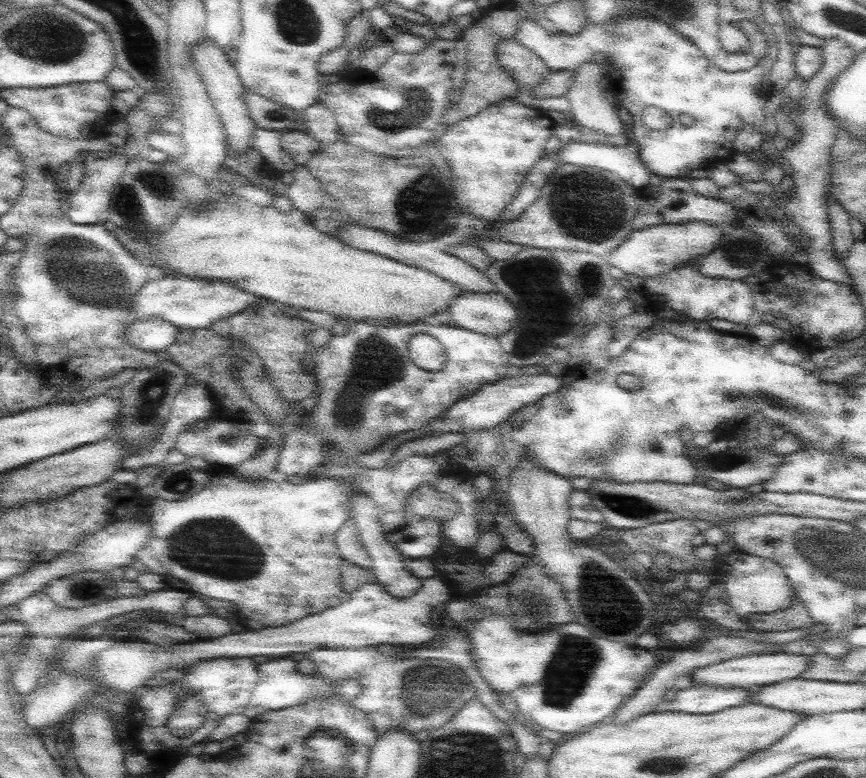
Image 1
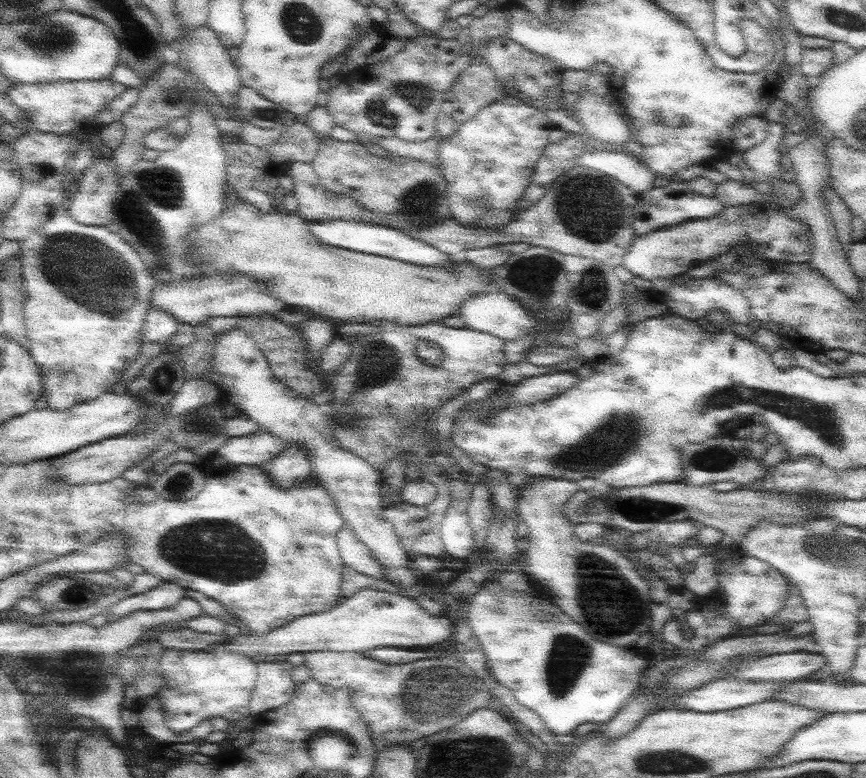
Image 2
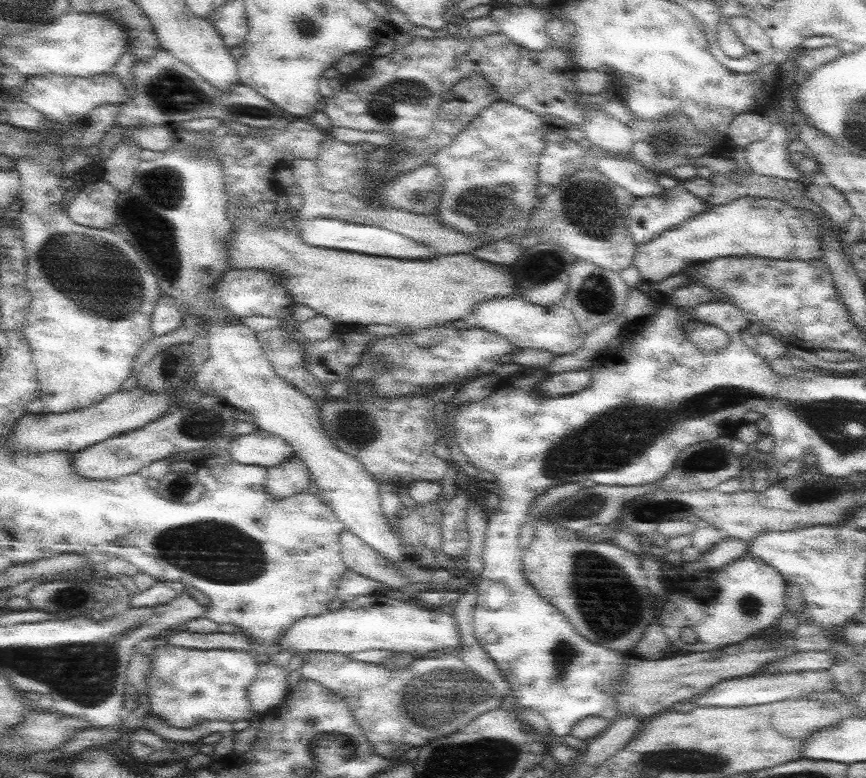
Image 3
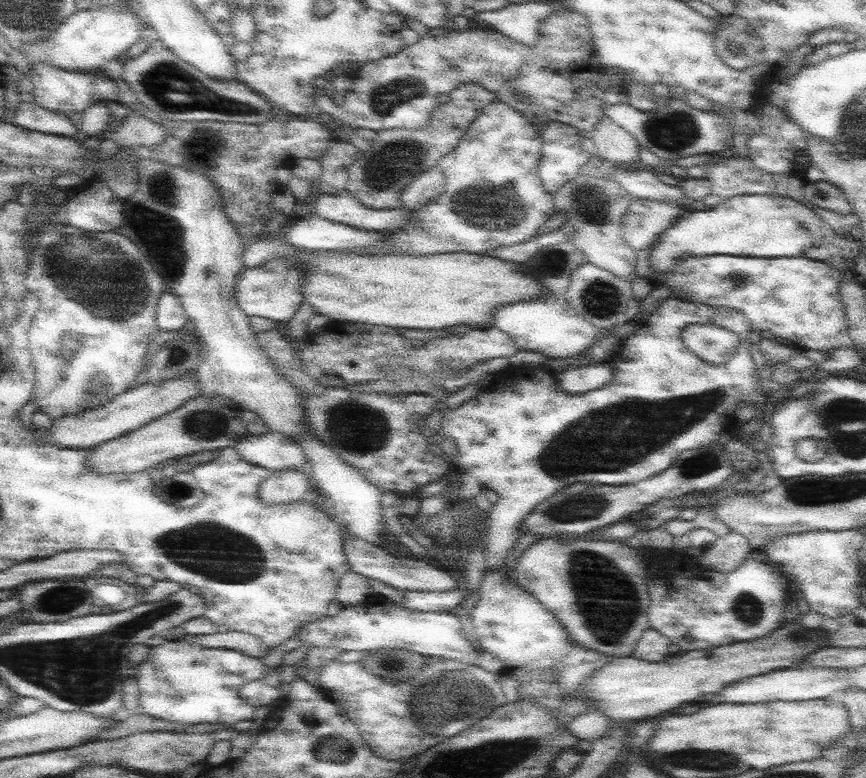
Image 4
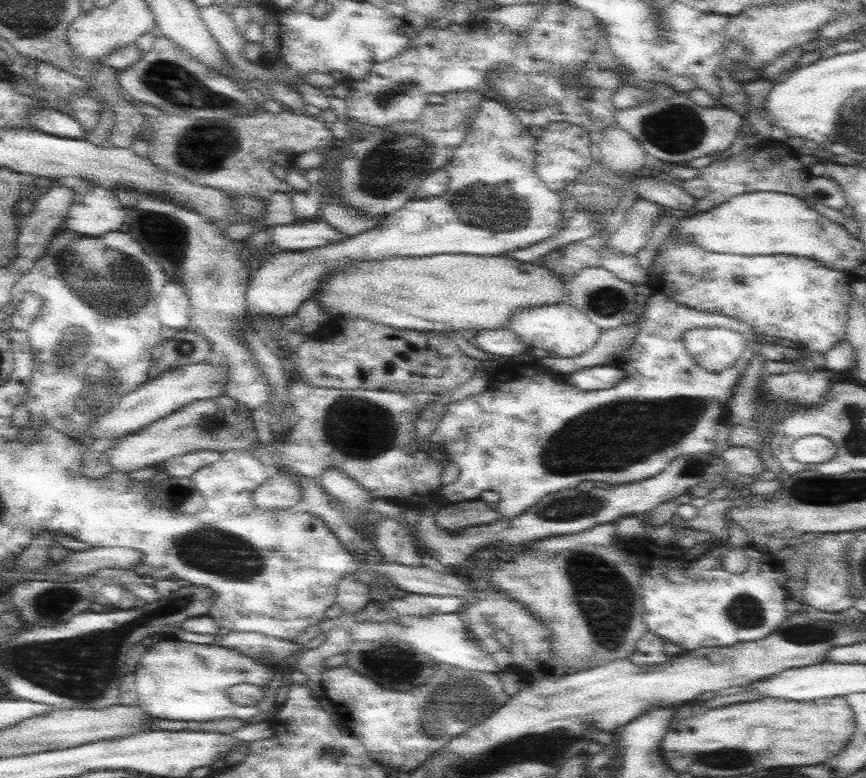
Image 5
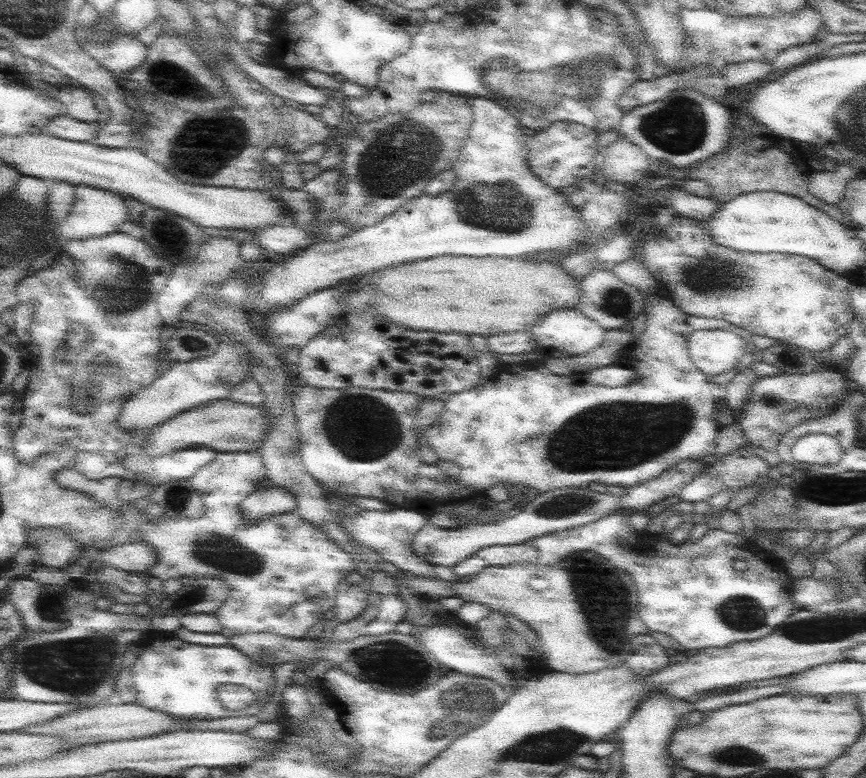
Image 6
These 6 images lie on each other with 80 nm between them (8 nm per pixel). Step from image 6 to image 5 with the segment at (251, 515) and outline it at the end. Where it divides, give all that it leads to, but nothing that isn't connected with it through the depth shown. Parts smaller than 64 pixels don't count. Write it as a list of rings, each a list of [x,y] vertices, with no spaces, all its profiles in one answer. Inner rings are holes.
[[[272,473],[256,492],[254,505],[262,510],[285,510],[300,505],[304,488],[289,475]]]

